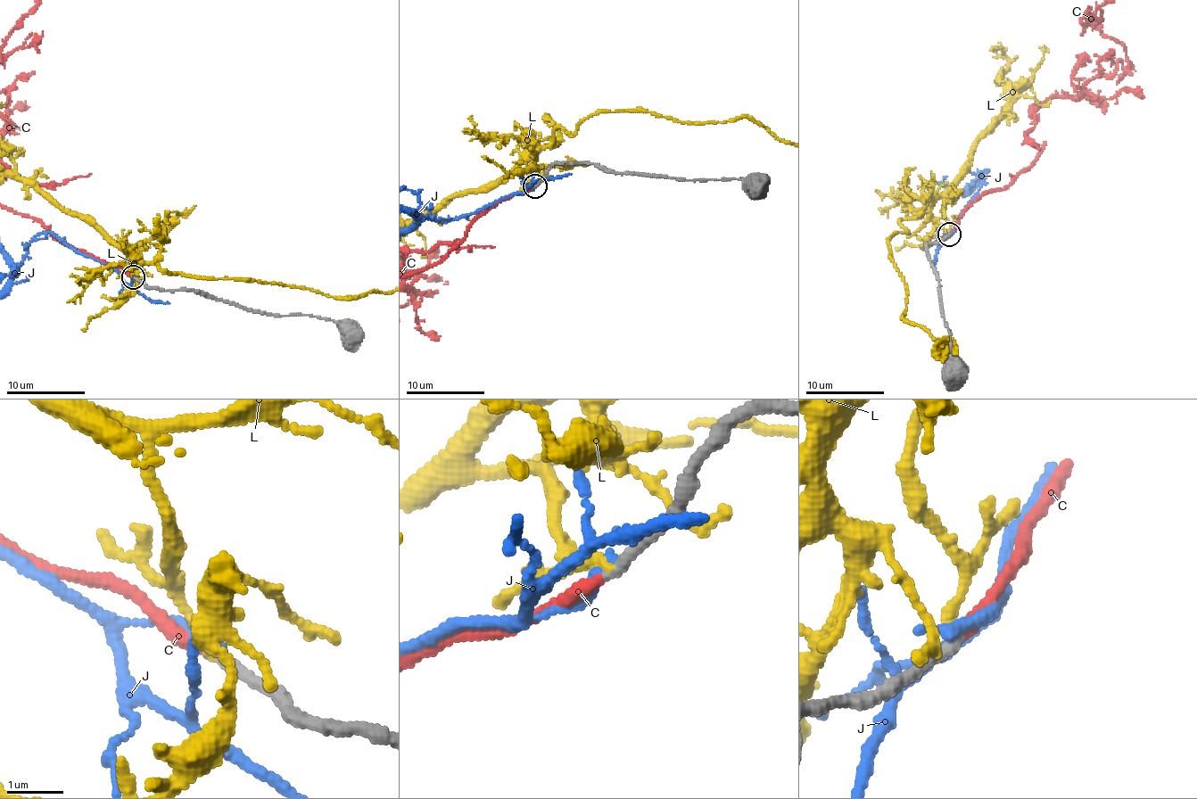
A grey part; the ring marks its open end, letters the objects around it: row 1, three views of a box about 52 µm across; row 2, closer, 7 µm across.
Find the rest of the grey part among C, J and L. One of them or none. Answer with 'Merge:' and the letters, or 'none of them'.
Merge: C

